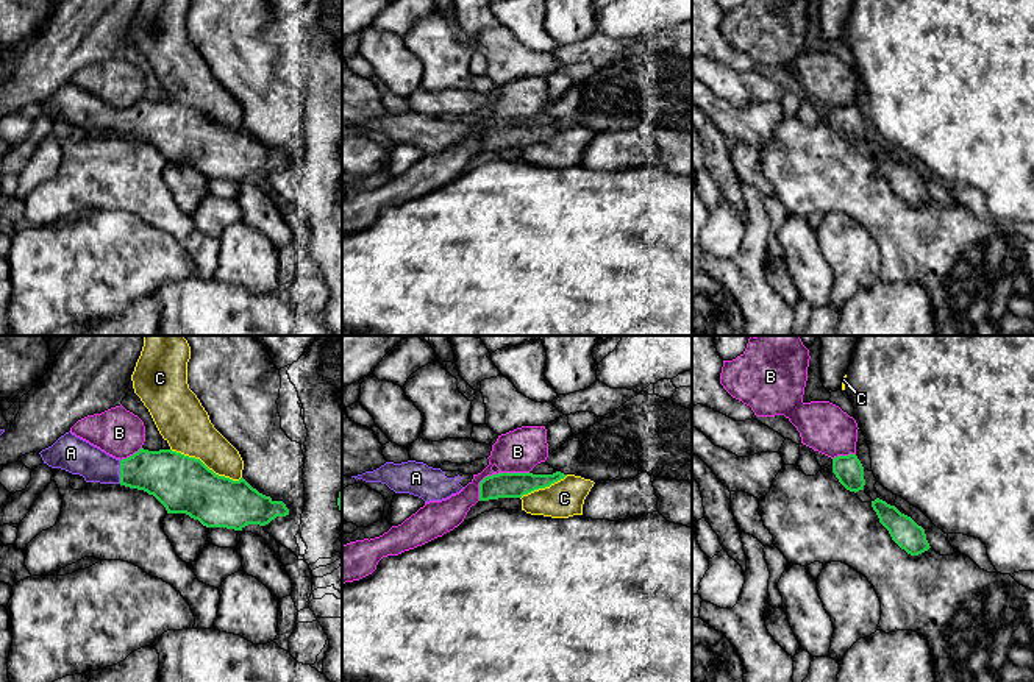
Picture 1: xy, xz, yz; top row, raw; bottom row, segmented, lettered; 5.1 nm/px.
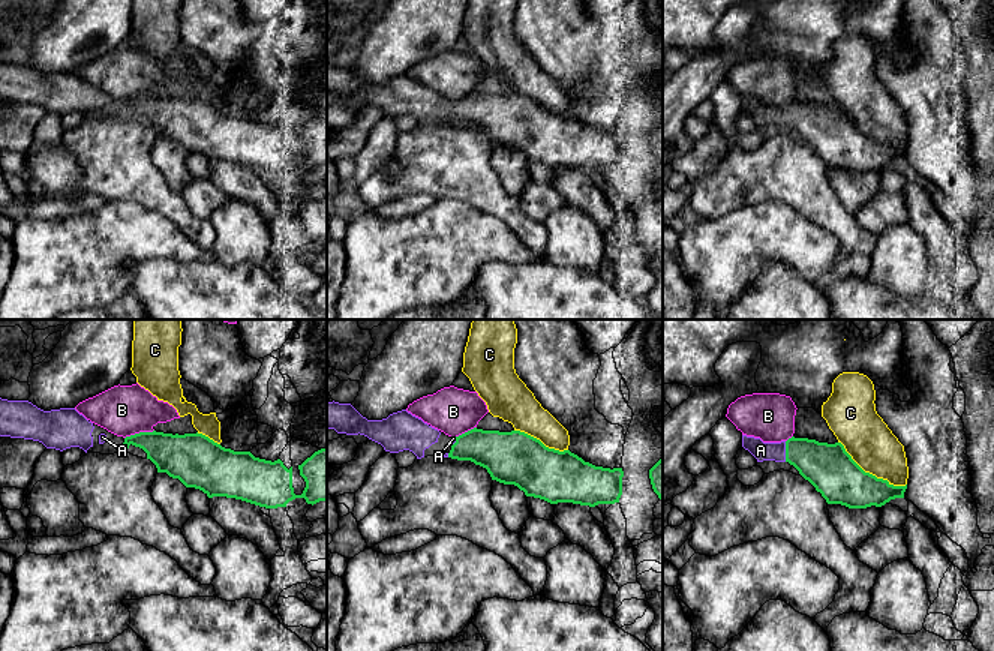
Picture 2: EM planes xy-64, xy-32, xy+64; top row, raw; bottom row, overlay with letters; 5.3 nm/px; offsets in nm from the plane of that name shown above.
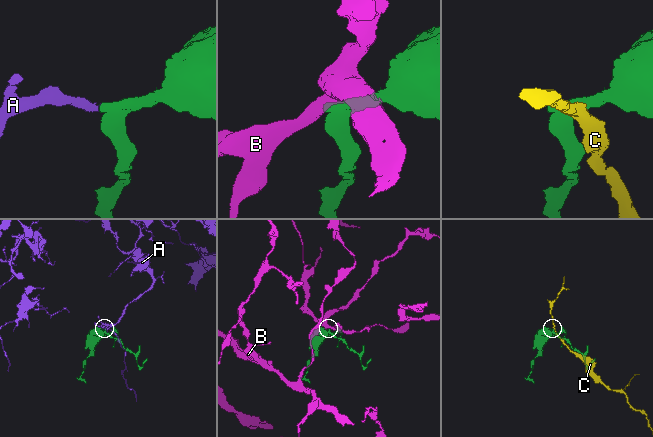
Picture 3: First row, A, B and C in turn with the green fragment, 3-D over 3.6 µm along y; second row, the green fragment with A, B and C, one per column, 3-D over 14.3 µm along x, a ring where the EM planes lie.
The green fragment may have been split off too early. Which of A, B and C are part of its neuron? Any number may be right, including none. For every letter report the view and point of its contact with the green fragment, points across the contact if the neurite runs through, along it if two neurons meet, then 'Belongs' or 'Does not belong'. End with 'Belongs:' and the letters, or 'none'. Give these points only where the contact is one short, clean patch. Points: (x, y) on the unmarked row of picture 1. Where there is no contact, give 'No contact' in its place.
A: Touches green at xy (121, 122). Belongs
B: Touches green at xz (495, 125). Boundary: xz (528, 122), (488, 125), (480, 133), (478, 150). Does not belong
C: Touches green at xy (205, 116). Does not belong
Belongs: A

